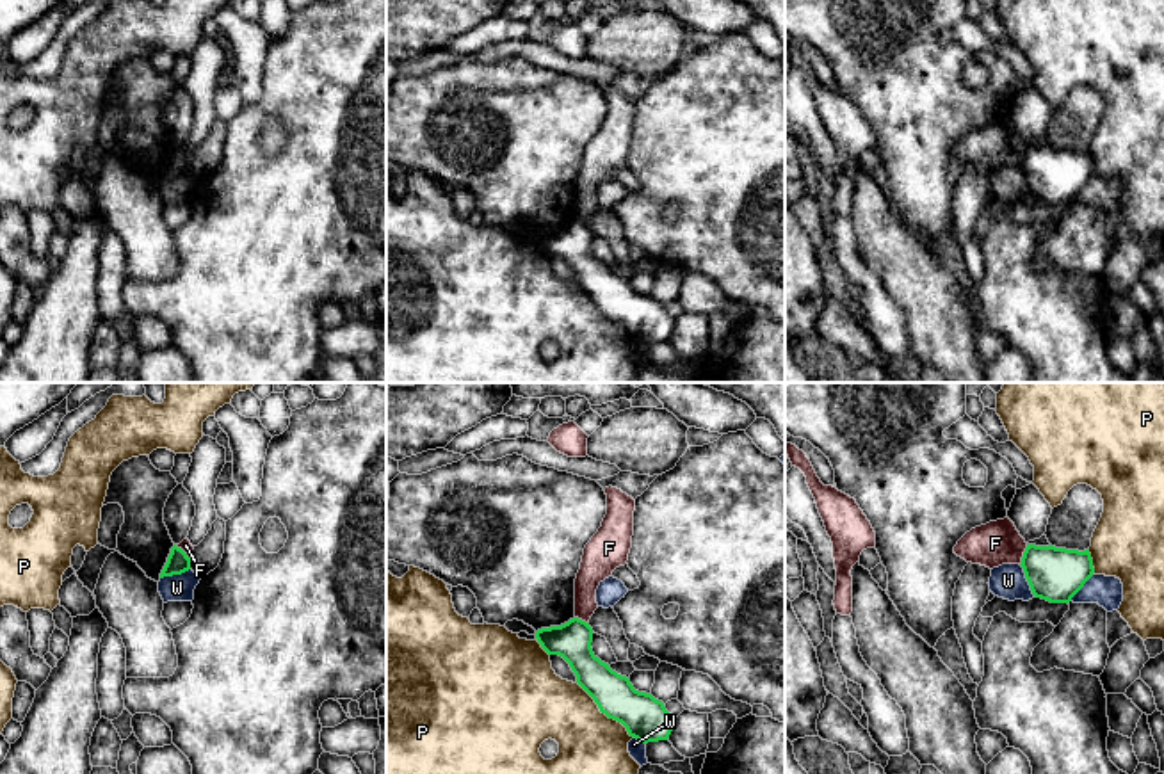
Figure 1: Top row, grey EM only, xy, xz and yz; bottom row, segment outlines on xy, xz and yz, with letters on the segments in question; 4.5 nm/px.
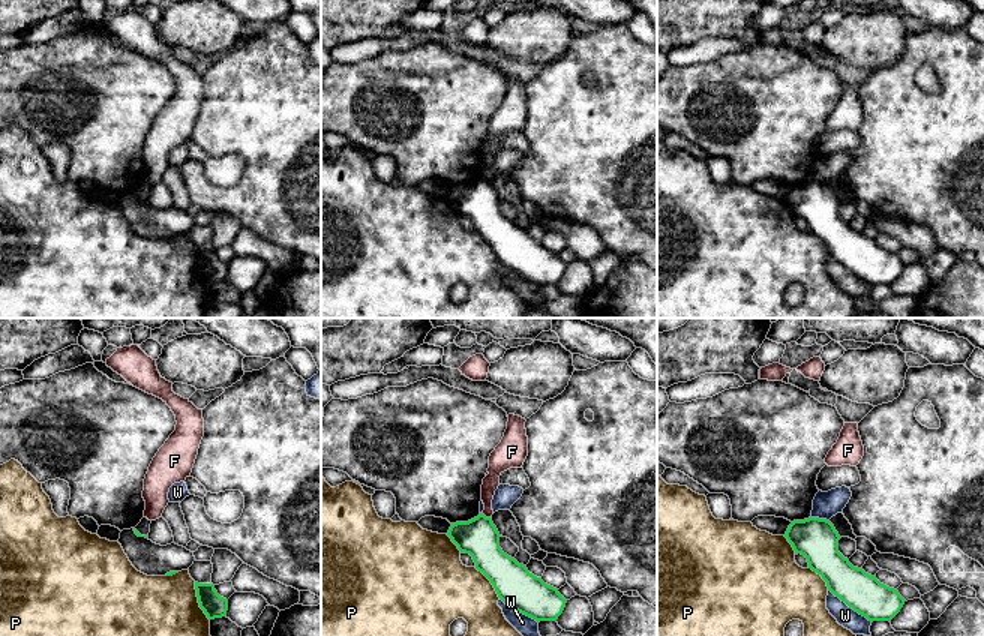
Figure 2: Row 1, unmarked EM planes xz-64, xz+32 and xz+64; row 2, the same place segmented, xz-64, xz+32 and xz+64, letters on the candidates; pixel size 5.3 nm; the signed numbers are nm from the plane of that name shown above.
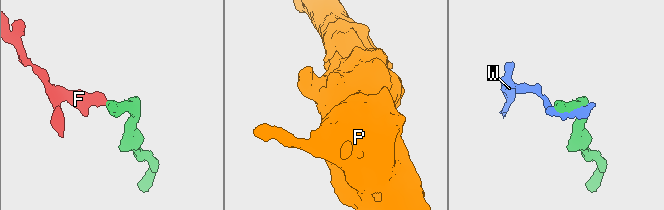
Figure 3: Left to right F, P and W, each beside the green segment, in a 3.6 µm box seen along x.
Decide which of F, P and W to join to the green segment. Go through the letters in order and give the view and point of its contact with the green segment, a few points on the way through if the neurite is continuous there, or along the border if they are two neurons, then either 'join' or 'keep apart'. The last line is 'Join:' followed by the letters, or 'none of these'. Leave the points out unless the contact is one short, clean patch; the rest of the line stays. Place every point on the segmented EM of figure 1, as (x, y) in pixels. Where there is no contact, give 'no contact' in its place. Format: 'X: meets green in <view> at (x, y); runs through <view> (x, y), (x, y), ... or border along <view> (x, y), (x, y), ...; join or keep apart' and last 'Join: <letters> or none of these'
F: meets green in yz at (1024, 556); border along yz (1027, 545), (1020, 564); keep apart
P: meets green in xz at (604, 712); keep apart
W: meets green in yz at (1027, 580); keep apart
Join: none of these

